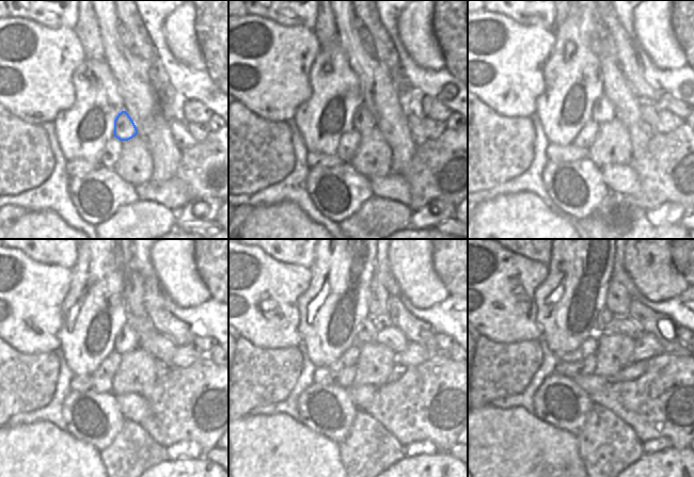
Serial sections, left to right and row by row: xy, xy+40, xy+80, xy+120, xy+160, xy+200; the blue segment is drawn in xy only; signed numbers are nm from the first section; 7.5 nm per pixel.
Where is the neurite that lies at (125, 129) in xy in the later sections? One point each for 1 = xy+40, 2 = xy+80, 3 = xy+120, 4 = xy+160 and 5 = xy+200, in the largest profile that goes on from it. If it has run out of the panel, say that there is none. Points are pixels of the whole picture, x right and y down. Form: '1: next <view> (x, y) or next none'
1: next xy+40 (363, 121)
2: next xy+80 (602, 110)
3: next xy+120 (126, 342)
4: next xy+160 (372, 326)
5: next xy+200 (604, 316)

